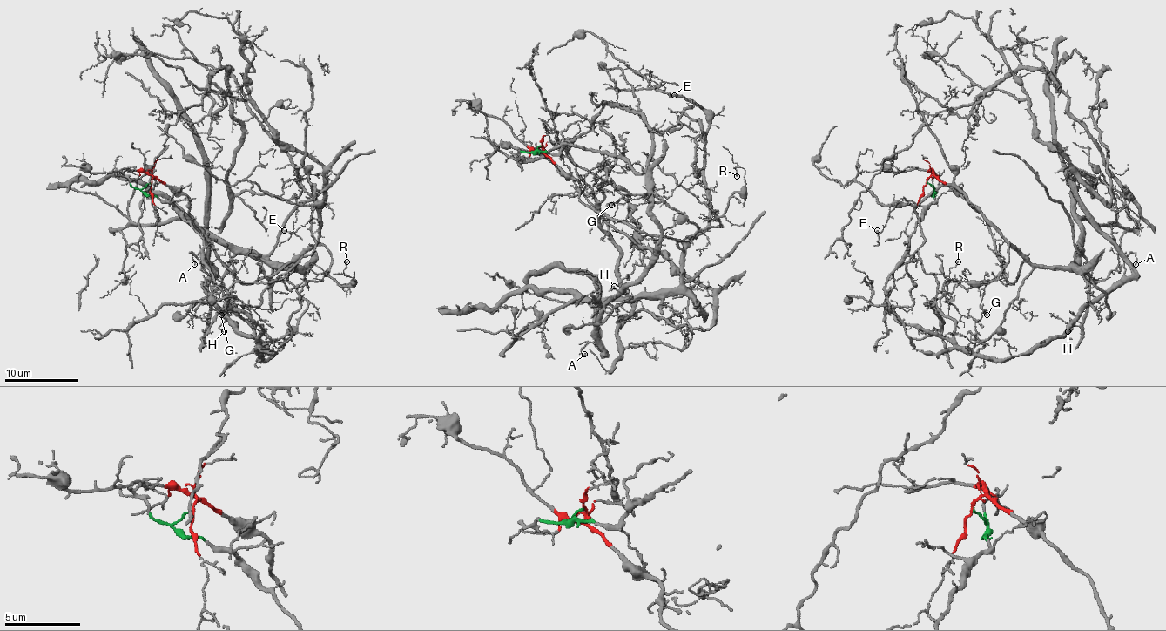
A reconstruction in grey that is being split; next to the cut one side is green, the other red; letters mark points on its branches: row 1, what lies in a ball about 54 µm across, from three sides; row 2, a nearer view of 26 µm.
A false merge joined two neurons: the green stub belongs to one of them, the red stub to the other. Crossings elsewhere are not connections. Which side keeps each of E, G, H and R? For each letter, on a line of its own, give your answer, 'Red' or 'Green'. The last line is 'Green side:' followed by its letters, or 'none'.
E: Red
G: Green
H: Green
R: Red
Green side: G, H

